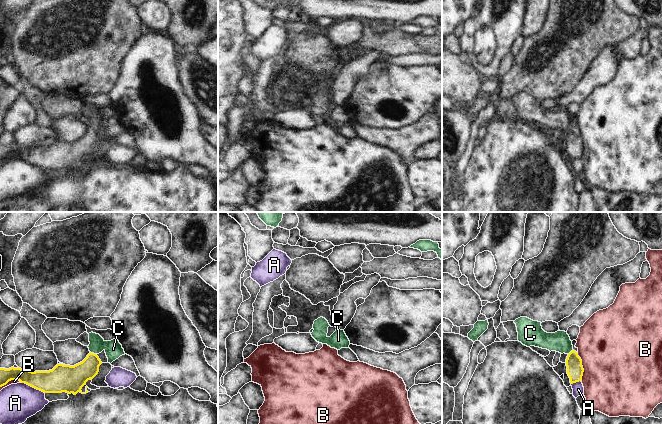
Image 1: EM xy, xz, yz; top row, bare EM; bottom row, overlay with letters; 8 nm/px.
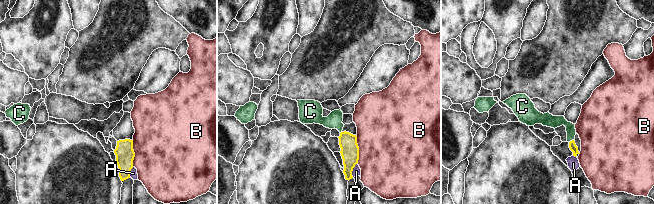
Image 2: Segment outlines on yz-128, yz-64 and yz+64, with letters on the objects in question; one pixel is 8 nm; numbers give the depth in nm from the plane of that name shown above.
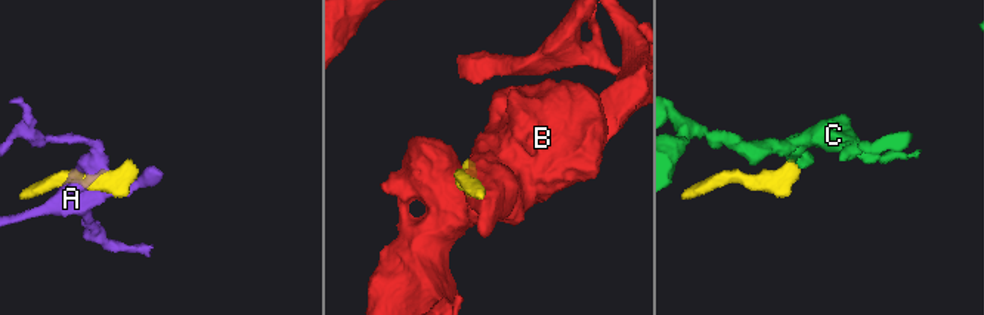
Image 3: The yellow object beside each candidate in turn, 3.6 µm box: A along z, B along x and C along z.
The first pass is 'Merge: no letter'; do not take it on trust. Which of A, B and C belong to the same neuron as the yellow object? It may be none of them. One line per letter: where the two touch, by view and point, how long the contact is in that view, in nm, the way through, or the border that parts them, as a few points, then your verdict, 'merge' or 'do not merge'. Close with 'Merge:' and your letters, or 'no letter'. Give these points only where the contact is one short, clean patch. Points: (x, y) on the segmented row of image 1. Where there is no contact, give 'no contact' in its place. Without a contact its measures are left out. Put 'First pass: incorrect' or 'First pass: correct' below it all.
A: contact xy (33, 387); length 220 nm; do not merge
B: contact yz (582, 367); length 240 nm; do not merge
C: contact xy (93, 353); length 60 nm; way xy (74, 377), (92, 359), (93, 353), (99, 347), (113, 349); merge
Merge: C
First pass: incorrect

